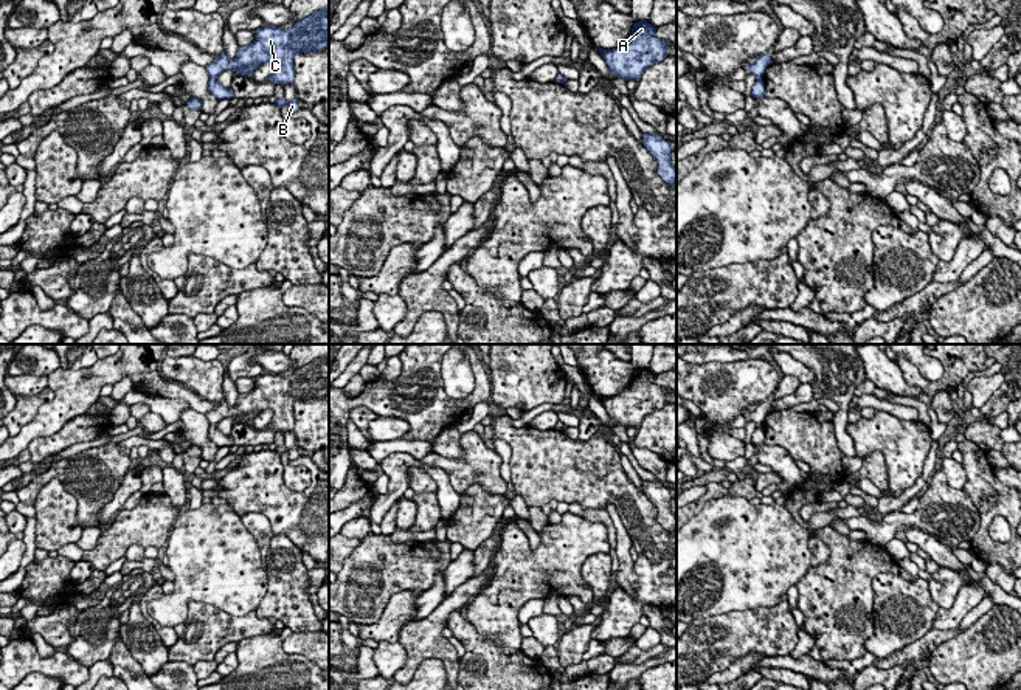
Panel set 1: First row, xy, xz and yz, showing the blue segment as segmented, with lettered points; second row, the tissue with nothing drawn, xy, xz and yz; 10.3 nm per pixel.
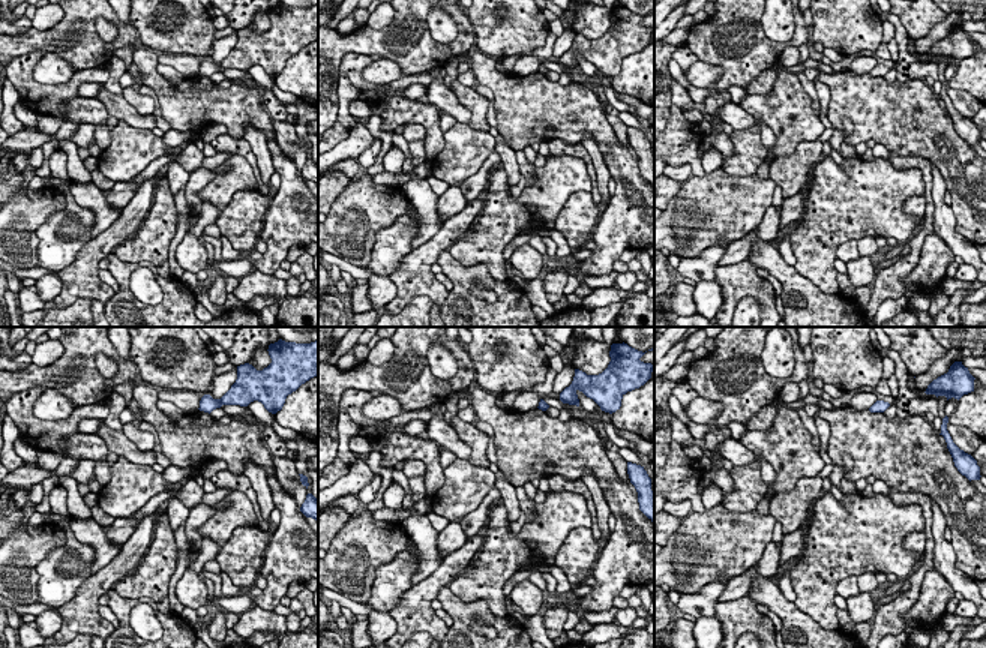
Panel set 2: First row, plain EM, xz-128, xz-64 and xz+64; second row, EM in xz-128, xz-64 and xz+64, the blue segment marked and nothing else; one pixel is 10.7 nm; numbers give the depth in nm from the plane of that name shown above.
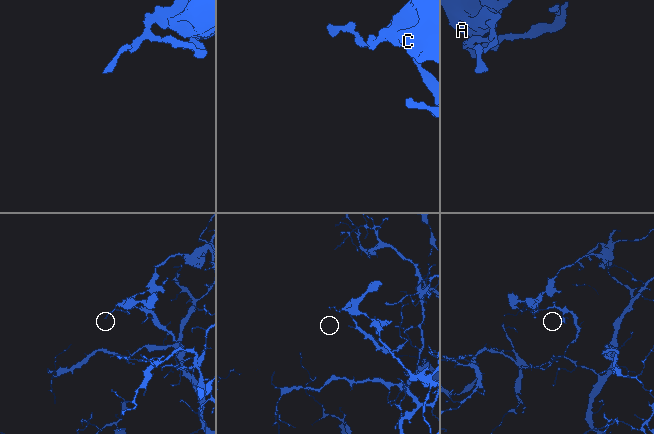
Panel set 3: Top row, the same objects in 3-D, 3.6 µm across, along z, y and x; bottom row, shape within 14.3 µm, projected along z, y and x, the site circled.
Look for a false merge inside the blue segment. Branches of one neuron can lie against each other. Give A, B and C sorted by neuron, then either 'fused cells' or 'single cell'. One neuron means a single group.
A C / B | fused cells

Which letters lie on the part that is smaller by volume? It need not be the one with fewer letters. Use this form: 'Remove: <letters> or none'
Remove: A, C

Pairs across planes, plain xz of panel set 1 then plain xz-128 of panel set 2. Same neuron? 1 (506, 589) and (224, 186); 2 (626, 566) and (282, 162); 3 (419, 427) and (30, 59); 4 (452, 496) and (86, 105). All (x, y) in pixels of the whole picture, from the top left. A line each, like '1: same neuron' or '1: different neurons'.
1: same neuron
2: different neurons
3: different neurons
4: same neuron

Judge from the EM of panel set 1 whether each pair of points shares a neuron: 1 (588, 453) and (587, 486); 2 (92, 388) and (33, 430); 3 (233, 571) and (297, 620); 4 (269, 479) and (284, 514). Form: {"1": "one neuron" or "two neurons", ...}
{"1": "one neuron", "2": "one neuron", "3": "two neurons", "4": "one neuron"}

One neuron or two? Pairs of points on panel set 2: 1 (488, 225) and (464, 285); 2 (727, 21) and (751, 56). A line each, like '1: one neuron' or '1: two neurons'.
1: two neurons
2: one neuron

